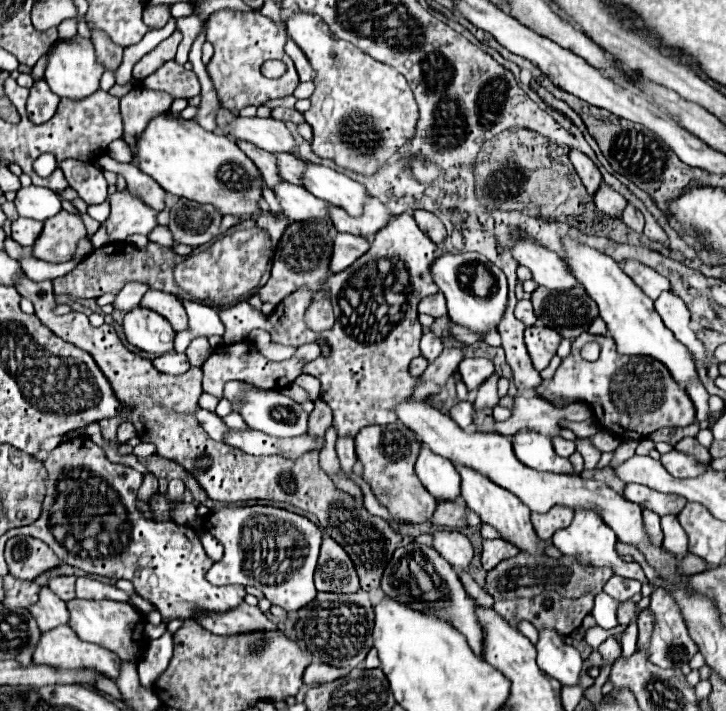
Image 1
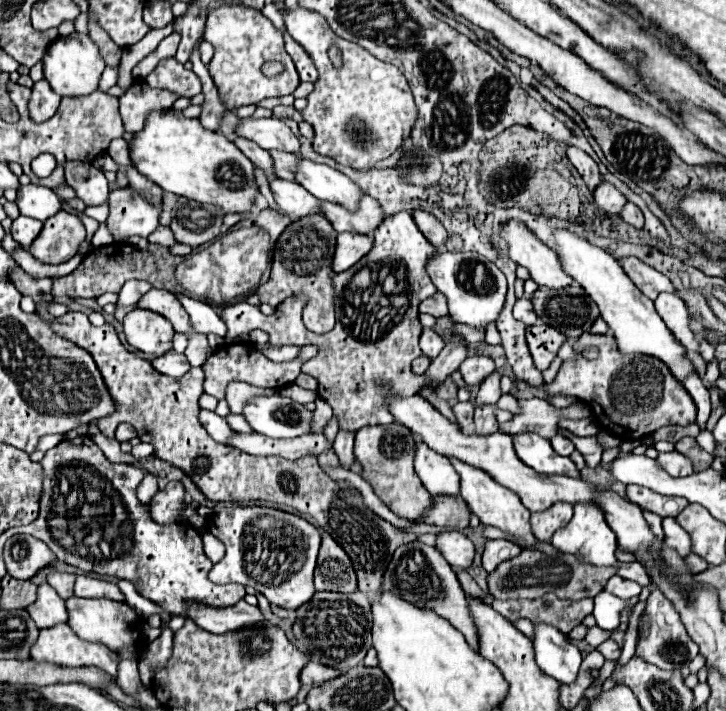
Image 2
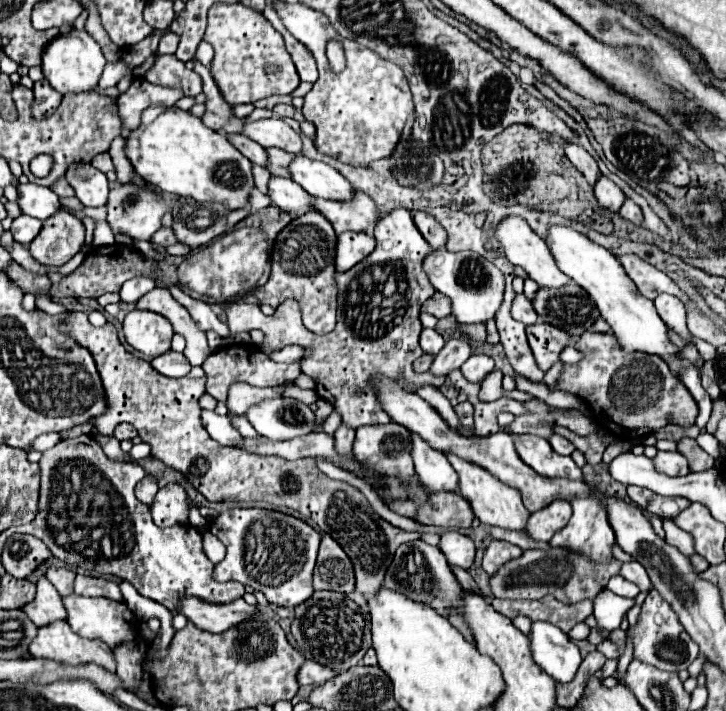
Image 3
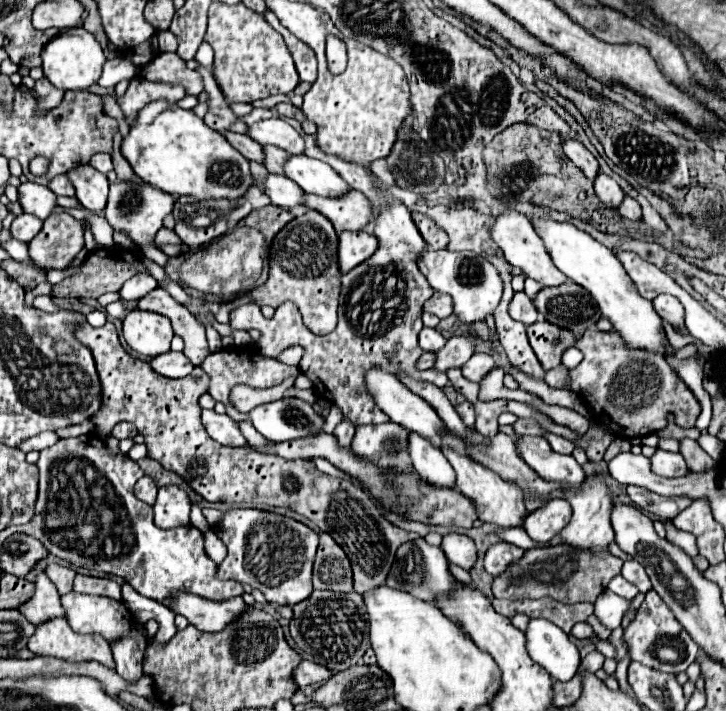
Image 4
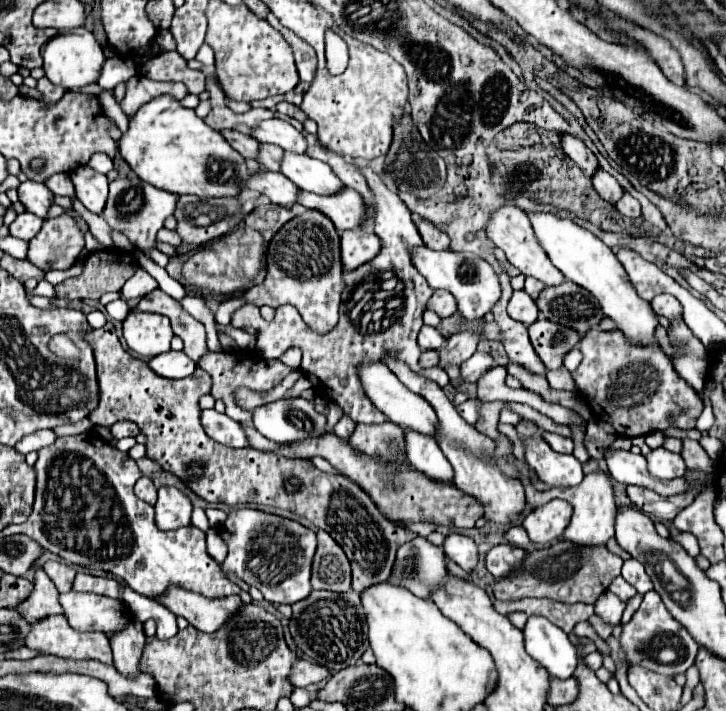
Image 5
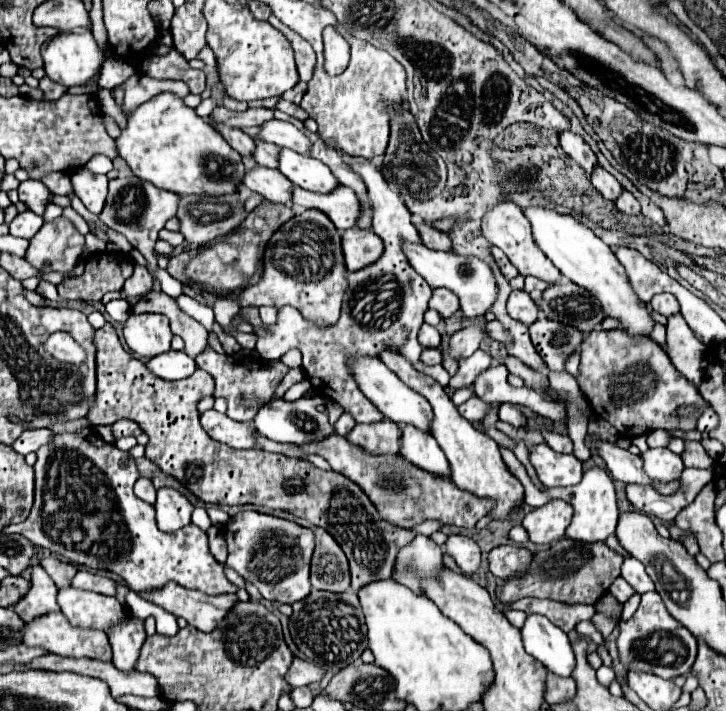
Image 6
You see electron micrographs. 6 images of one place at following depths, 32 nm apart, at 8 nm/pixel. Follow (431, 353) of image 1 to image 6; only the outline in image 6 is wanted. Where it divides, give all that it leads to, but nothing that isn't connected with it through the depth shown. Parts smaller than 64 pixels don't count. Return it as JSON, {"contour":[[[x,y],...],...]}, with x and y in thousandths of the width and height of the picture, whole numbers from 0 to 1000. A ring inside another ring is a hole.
{"contour":[[[581,456],[576,467],[576,481],[581,484],[581,489],[606,489],[606,467],[601,464],[601,459]]]}

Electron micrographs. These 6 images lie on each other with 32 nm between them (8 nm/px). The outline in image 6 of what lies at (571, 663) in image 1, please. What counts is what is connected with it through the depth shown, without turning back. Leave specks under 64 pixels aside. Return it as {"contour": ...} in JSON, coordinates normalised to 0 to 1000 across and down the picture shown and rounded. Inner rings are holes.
{"contour":[[[730,864],[716,889],[722,911],[730,923],[769,951],[788,948],[793,928],[780,889],[766,883],[747,864]]]}

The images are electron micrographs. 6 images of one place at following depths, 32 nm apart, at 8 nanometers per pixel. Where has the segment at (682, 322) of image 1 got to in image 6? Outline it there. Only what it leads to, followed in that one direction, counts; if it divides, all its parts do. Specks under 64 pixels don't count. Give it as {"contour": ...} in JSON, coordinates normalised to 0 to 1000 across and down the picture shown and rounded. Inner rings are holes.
{"contour":[[[915,411],[915,414],[904,414],[904,416],[898,416],[898,422],[893,425],[904,439],[909,439],[912,444],[926,444],[926,442],[931,442],[931,439],[937,439],[937,428],[934,428],[934,422],[926,416],[926,414],[920,414],[920,411]]]}

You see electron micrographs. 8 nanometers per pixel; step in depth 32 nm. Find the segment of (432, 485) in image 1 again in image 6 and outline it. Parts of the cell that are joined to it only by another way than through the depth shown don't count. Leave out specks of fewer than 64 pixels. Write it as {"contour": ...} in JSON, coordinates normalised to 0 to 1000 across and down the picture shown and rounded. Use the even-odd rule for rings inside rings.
{"contour":[[[567,596],[554,599],[551,639],[567,653],[573,653],[576,658],[598,664],[603,669],[620,669],[617,647],[606,633],[603,622],[598,619],[598,613],[581,608],[579,602],[570,602]]]}

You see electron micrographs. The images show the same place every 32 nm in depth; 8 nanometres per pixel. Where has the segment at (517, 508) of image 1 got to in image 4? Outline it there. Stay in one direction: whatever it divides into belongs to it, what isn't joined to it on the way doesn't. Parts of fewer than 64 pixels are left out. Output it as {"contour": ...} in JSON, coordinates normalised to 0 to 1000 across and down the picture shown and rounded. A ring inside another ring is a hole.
{"contour":[[[609,627],[609,636],[628,661],[628,689],[634,689],[639,698],[653,703],[658,723],[661,723],[661,731],[675,734],[675,737],[686,737],[686,740],[694,740],[694,743],[719,740],[719,734],[725,729],[719,686],[711,686],[711,681],[691,675],[686,667],[680,667],[667,653],[658,653],[658,650],[653,650],[653,644],[636,641],[617,627]]]}

